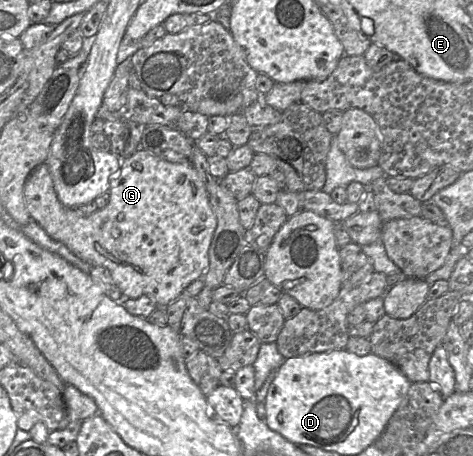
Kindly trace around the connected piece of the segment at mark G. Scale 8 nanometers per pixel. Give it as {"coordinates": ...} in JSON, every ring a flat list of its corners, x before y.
{"coordinates":[[139,148,131,156,121,161,120,170,111,180,108,192,110,197,104,208,97,209,90,216,79,215,74,209,63,206,58,200,46,163,37,166,30,173,23,188,24,201,30,216,52,238,64,243,71,251,90,265,102,265,106,267,110,271,115,284,125,297,137,298,146,294,157,303,157,306,165,308,169,303,178,298,191,282,202,278,209,266,209,245,211,244,212,236,217,227,217,218,210,205,206,187,191,164,172,163]]}

